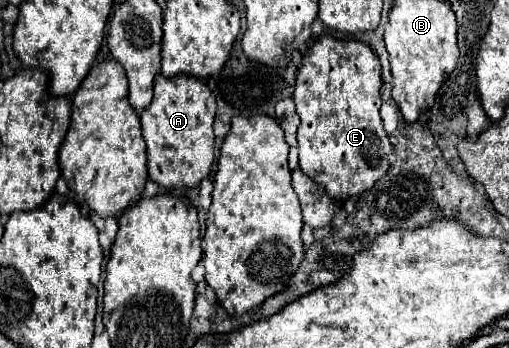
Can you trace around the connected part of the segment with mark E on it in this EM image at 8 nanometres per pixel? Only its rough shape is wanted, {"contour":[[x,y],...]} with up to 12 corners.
{"contour":[[321,36],[297,72],[299,166],[333,200],[391,166],[381,64]]}

